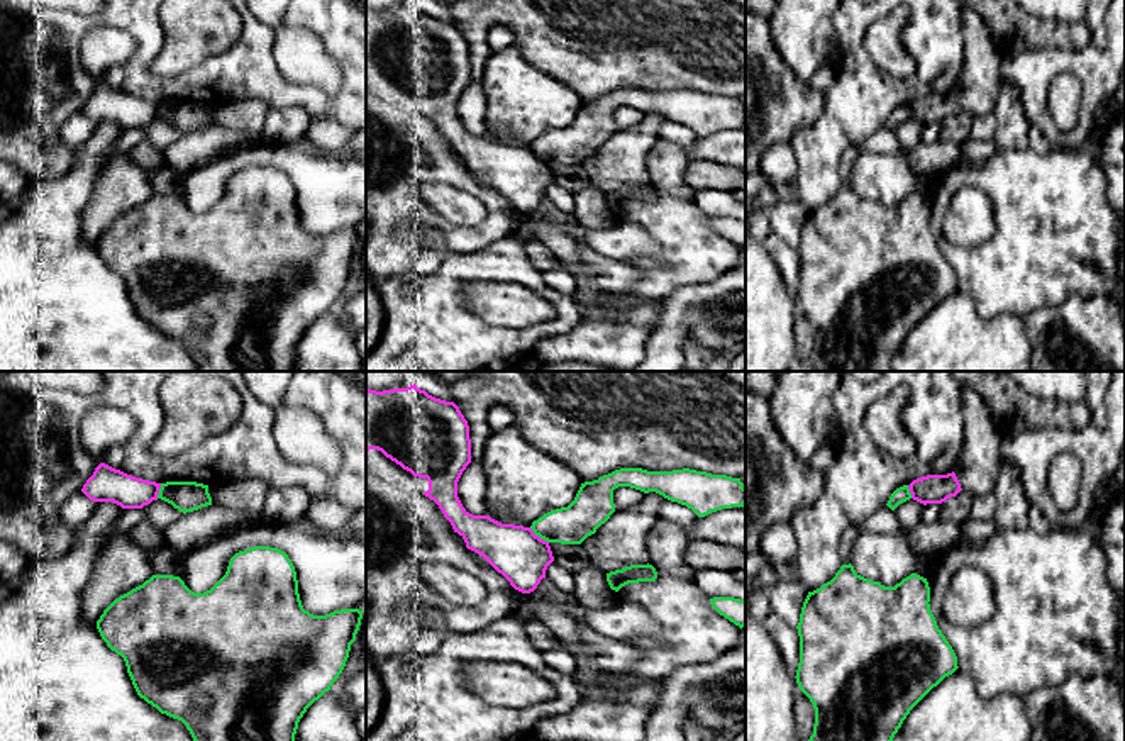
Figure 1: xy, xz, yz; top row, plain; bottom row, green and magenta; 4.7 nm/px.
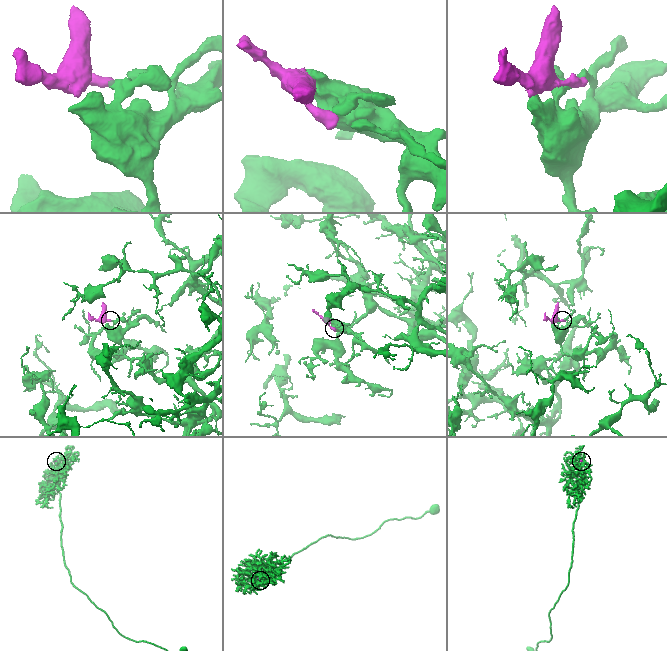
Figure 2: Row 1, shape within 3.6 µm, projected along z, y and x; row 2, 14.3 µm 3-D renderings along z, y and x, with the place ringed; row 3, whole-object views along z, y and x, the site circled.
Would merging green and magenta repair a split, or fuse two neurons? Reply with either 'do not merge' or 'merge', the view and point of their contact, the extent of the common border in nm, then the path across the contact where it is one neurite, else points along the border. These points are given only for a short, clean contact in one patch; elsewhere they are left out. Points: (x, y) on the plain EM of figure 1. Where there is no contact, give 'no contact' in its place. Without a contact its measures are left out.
do not merge | xz (539, 156) | 120 nm | along xz (529, 148), (548, 163)

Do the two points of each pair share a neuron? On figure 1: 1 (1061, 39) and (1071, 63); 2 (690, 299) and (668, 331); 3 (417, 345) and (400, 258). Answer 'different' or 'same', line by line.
1: different
2: same
3: different

